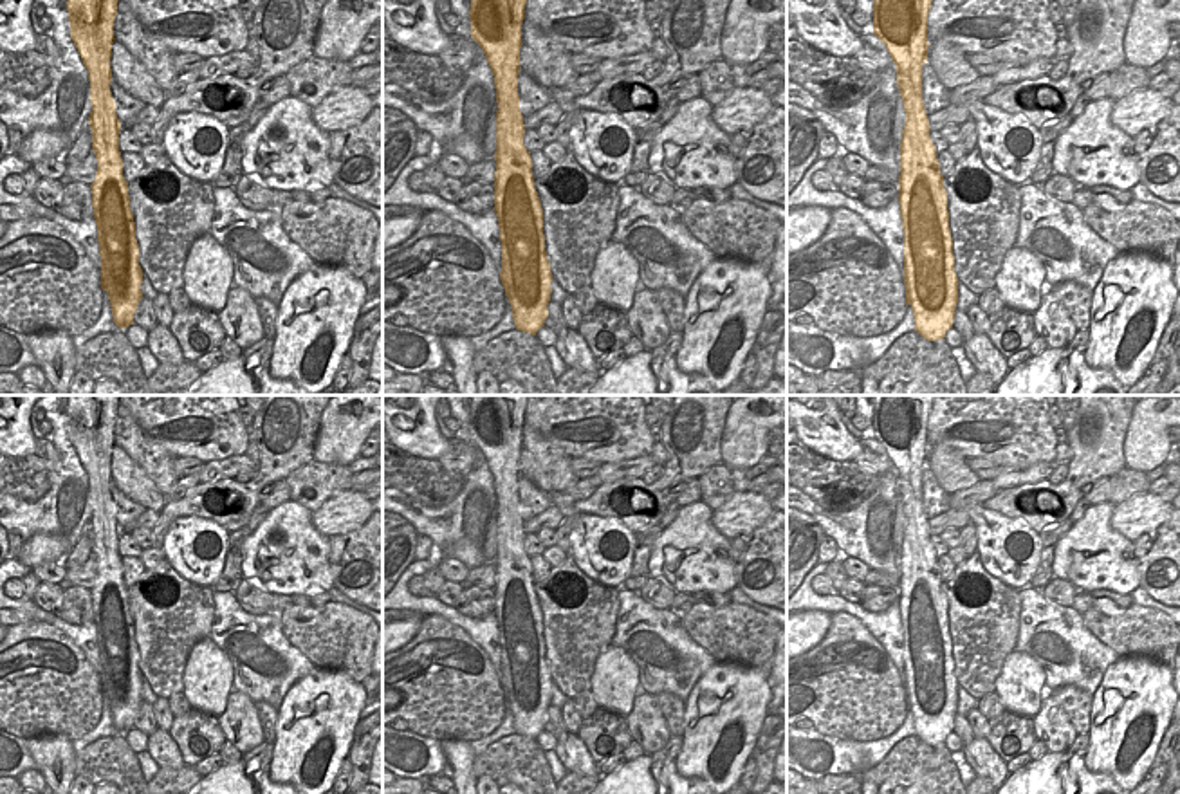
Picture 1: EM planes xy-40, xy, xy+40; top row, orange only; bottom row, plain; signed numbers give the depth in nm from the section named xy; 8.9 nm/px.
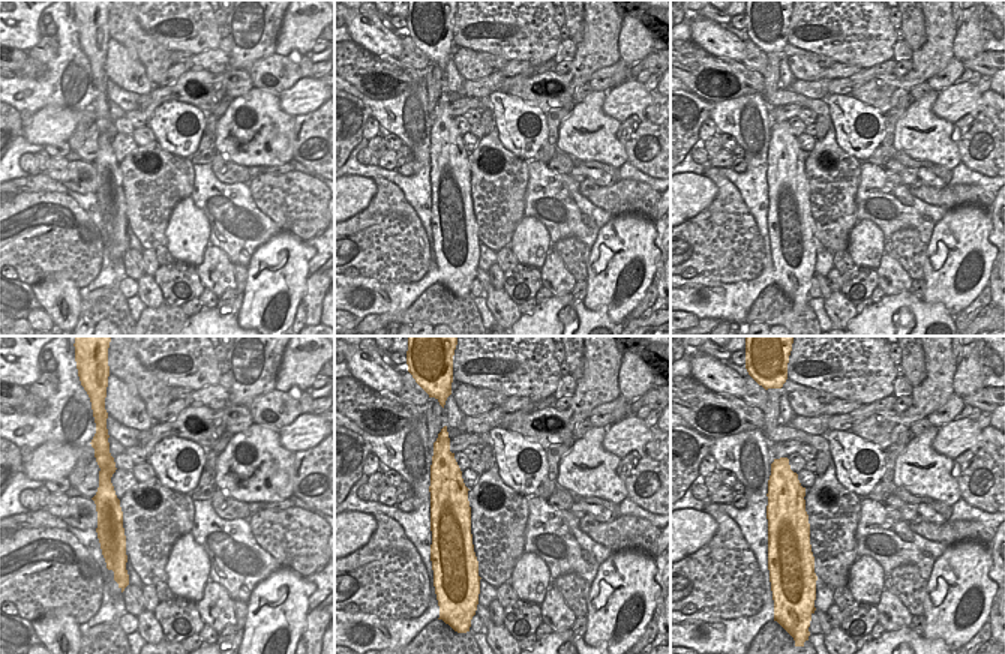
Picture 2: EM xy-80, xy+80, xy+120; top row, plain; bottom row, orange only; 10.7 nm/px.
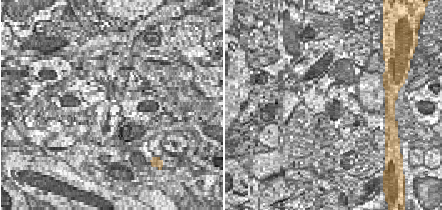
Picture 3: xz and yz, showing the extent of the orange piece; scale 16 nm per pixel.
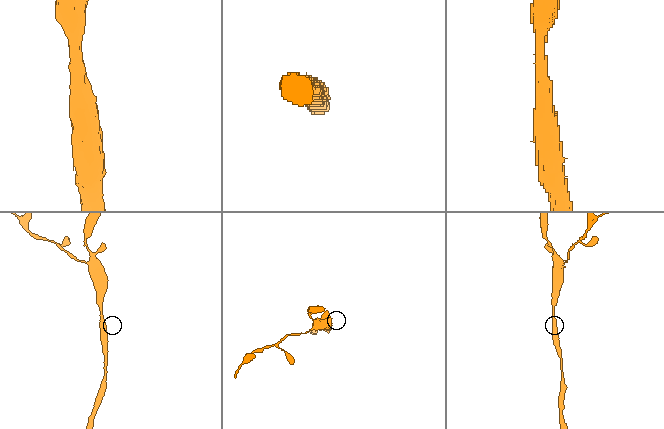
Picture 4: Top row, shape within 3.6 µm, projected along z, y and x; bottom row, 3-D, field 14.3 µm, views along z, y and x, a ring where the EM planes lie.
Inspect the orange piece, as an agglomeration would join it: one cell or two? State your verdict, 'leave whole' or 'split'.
leave whole

